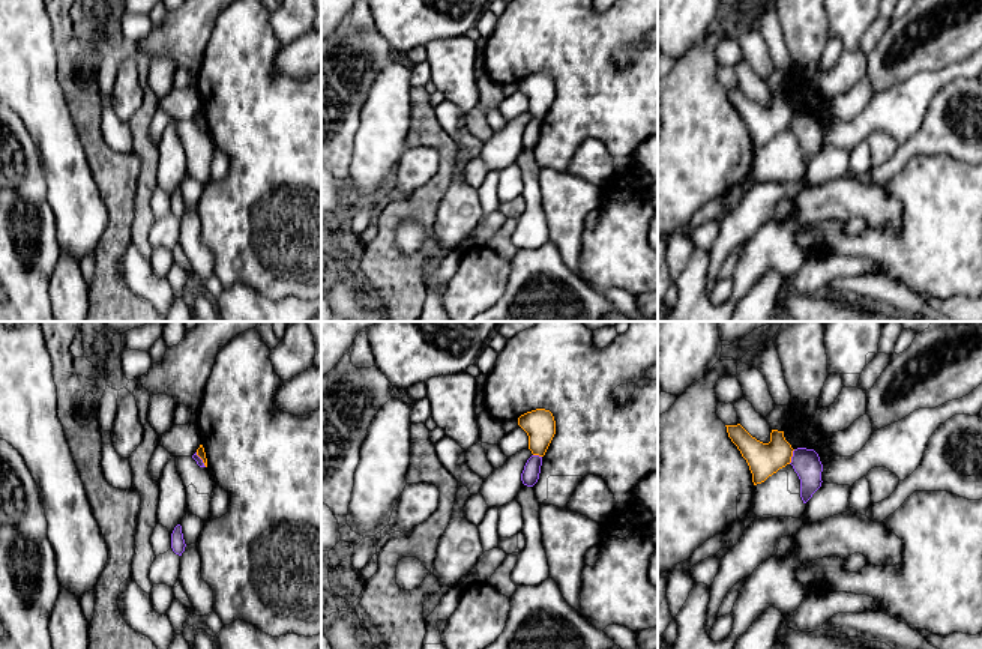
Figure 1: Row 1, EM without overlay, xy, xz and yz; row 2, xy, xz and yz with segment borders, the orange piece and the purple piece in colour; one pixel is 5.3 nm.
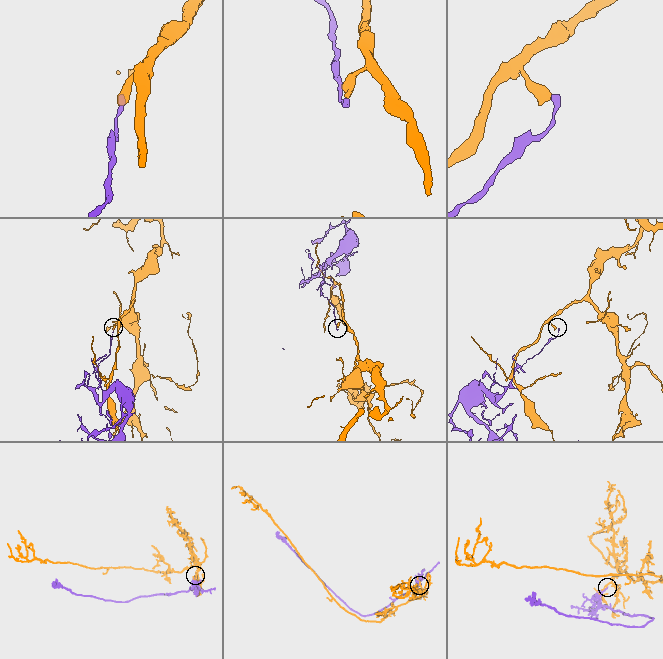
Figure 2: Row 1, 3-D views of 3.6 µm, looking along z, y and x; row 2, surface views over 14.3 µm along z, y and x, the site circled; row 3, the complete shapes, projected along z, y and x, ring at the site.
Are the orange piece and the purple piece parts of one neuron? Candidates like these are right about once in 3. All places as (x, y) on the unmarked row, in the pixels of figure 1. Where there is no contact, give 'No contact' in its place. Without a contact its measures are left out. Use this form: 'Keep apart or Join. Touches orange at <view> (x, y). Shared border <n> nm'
Keep apart. Touches orange at yz (792, 119). Shared border 90 nm

